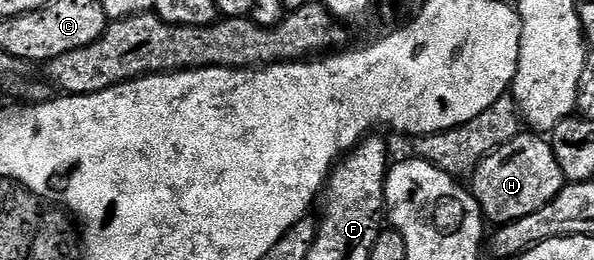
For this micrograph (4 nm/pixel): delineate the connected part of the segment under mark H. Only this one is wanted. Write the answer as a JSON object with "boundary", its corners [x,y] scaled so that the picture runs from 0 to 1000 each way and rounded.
{"boundary":[[[875,512],[855,542],[855,558],[835,573],[800,650],[795,700],[795,746],[805,800],[832,865],[860,858],[875,835],[889,835],[889,819],[902,819],[902,804],[916,804],[949,712],[936,588],[906,512]]]}

